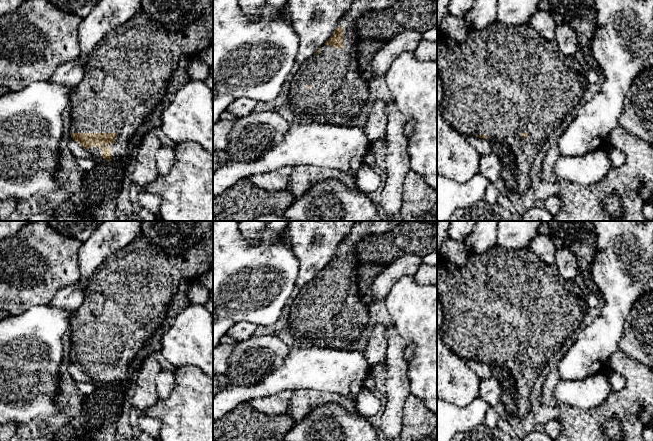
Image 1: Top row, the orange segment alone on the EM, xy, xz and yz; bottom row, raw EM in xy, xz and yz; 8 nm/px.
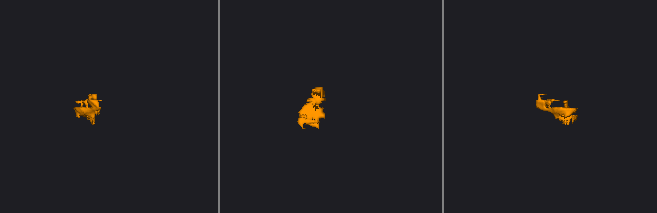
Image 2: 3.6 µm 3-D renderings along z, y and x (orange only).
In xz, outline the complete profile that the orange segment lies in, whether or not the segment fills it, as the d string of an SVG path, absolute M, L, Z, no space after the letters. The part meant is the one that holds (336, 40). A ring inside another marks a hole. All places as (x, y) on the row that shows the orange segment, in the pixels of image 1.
M354 0L337 22L332 36L292 77L287 96L296 120L363 126L374 101L357 63L357 21L367 11L390 7L399 0Z

